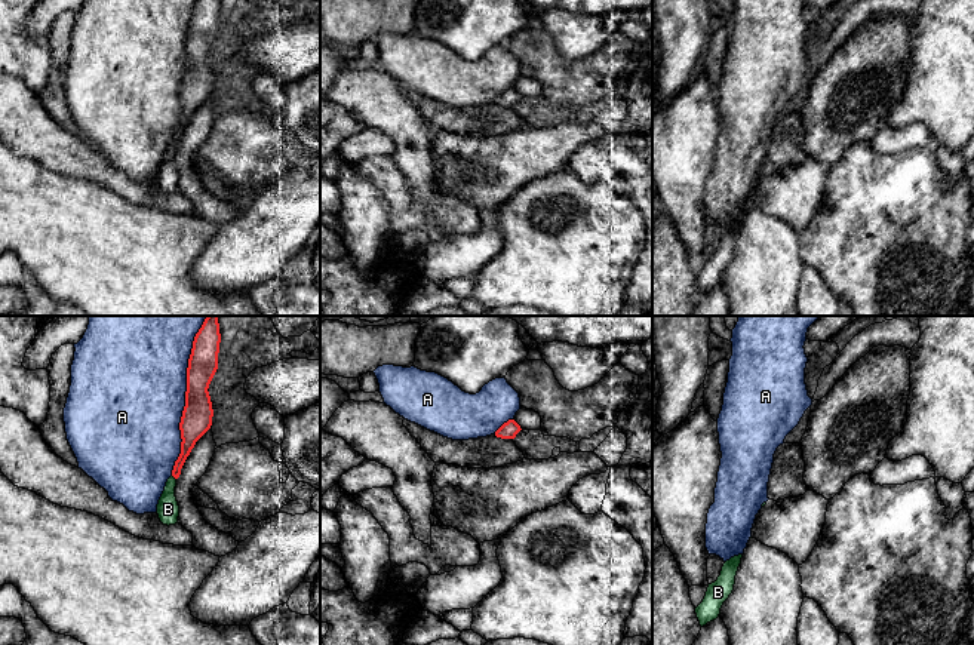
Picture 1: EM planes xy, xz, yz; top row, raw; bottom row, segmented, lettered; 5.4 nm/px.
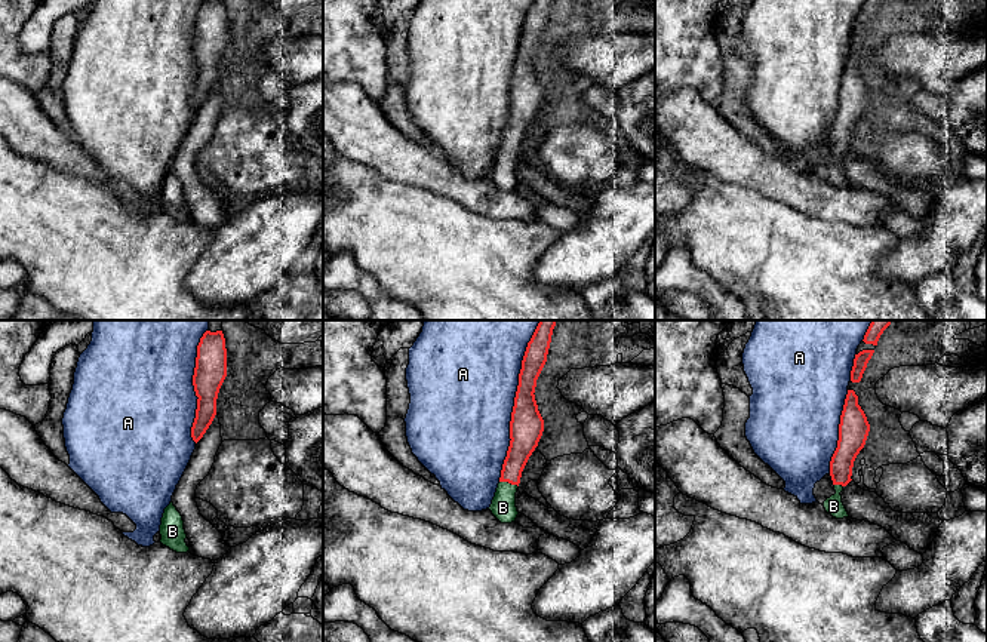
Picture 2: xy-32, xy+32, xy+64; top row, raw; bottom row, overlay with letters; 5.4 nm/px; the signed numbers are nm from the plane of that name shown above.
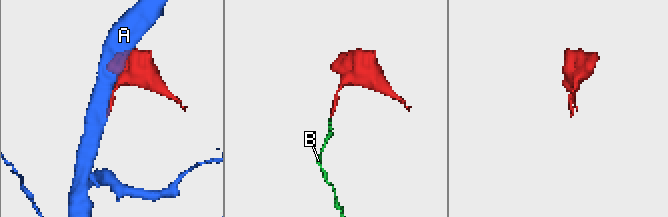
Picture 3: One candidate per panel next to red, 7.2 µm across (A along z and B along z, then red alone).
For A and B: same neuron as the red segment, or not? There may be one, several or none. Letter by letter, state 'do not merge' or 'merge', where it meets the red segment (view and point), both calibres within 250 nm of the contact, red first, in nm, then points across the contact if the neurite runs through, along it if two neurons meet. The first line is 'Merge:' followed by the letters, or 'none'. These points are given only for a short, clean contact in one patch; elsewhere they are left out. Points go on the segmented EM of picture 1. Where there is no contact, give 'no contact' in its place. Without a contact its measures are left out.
Merge: B
A: do not merge | xy (186, 396) | 170/500 nm
B: merge | xy (174, 476) | 110/120 nm | across xy (190, 433), (174, 476), (169, 487), (168, 509)

